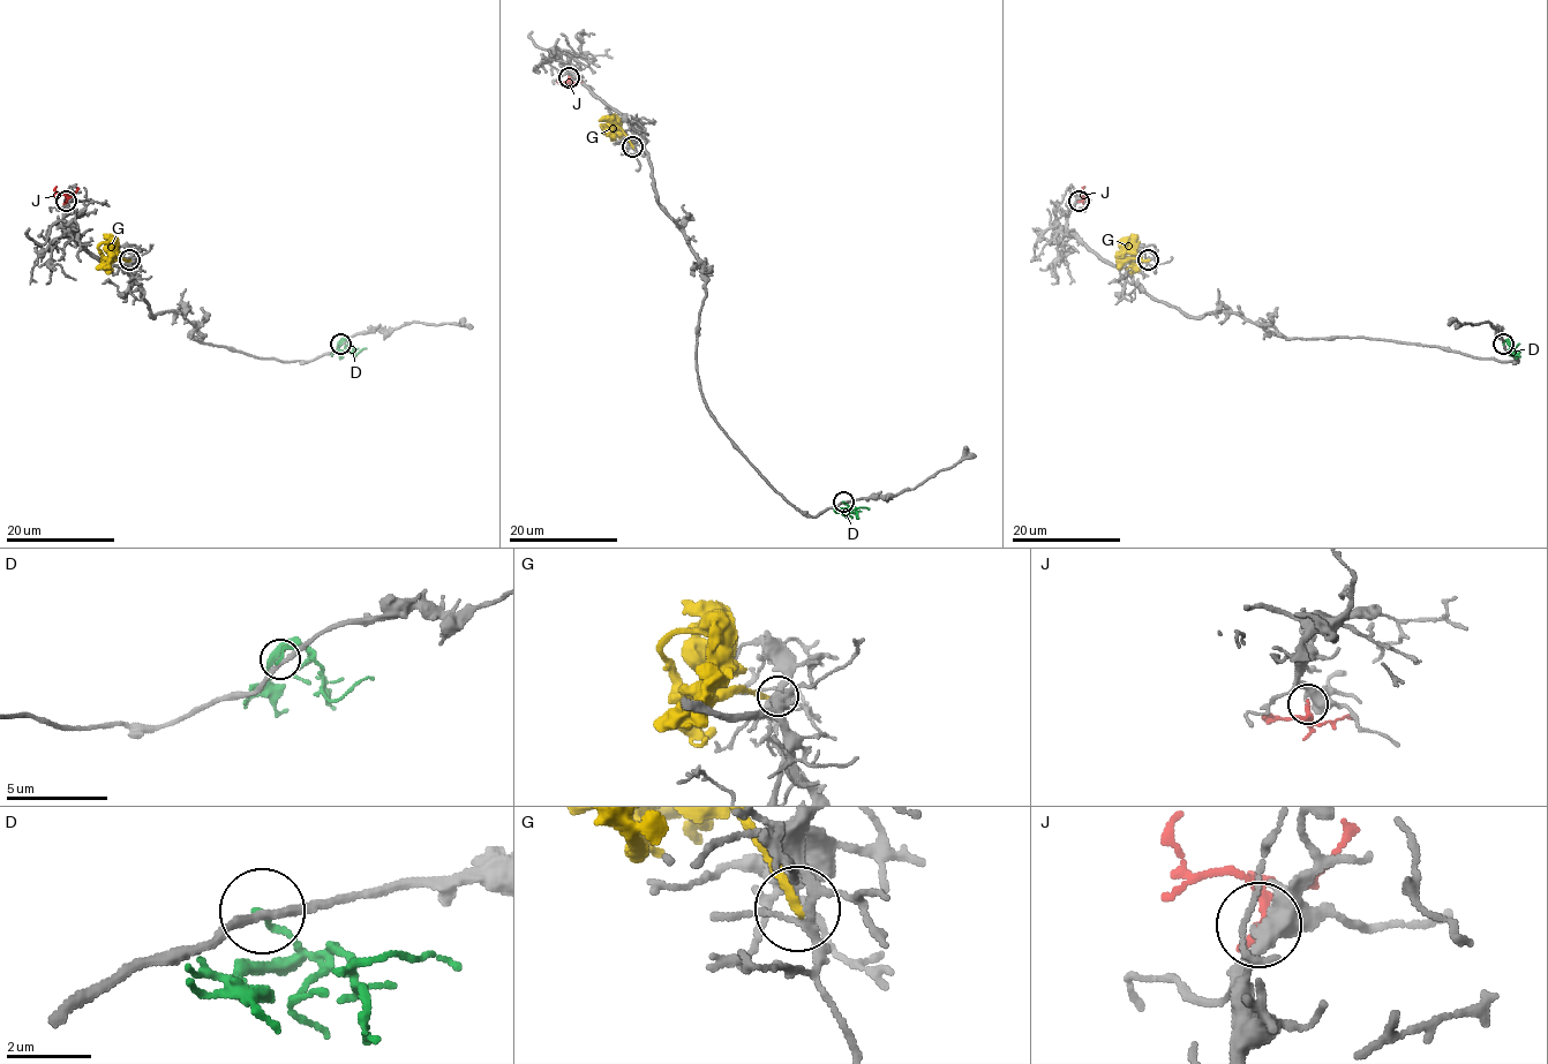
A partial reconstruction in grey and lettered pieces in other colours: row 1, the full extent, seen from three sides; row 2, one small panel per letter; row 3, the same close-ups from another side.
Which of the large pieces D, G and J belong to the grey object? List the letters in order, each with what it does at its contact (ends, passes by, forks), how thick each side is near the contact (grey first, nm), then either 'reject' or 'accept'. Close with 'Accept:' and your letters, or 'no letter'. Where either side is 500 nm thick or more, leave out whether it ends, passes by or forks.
D: it ends there; 200 nm thick on the grey side, 130 nm on the other; reject
G: it ends there; 190 nm thick on the grey side, 240 nm on the other; reject
J: it ends there; 240 nm thick on the grey side, 260 nm on the other; accept
Accept: J

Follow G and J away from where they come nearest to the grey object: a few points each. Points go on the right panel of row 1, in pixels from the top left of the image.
G: (1148, 259), (1125, 258), (1125, 243), (1132, 234)
J: (1079, 201), (1084, 197), (1084, 186)

